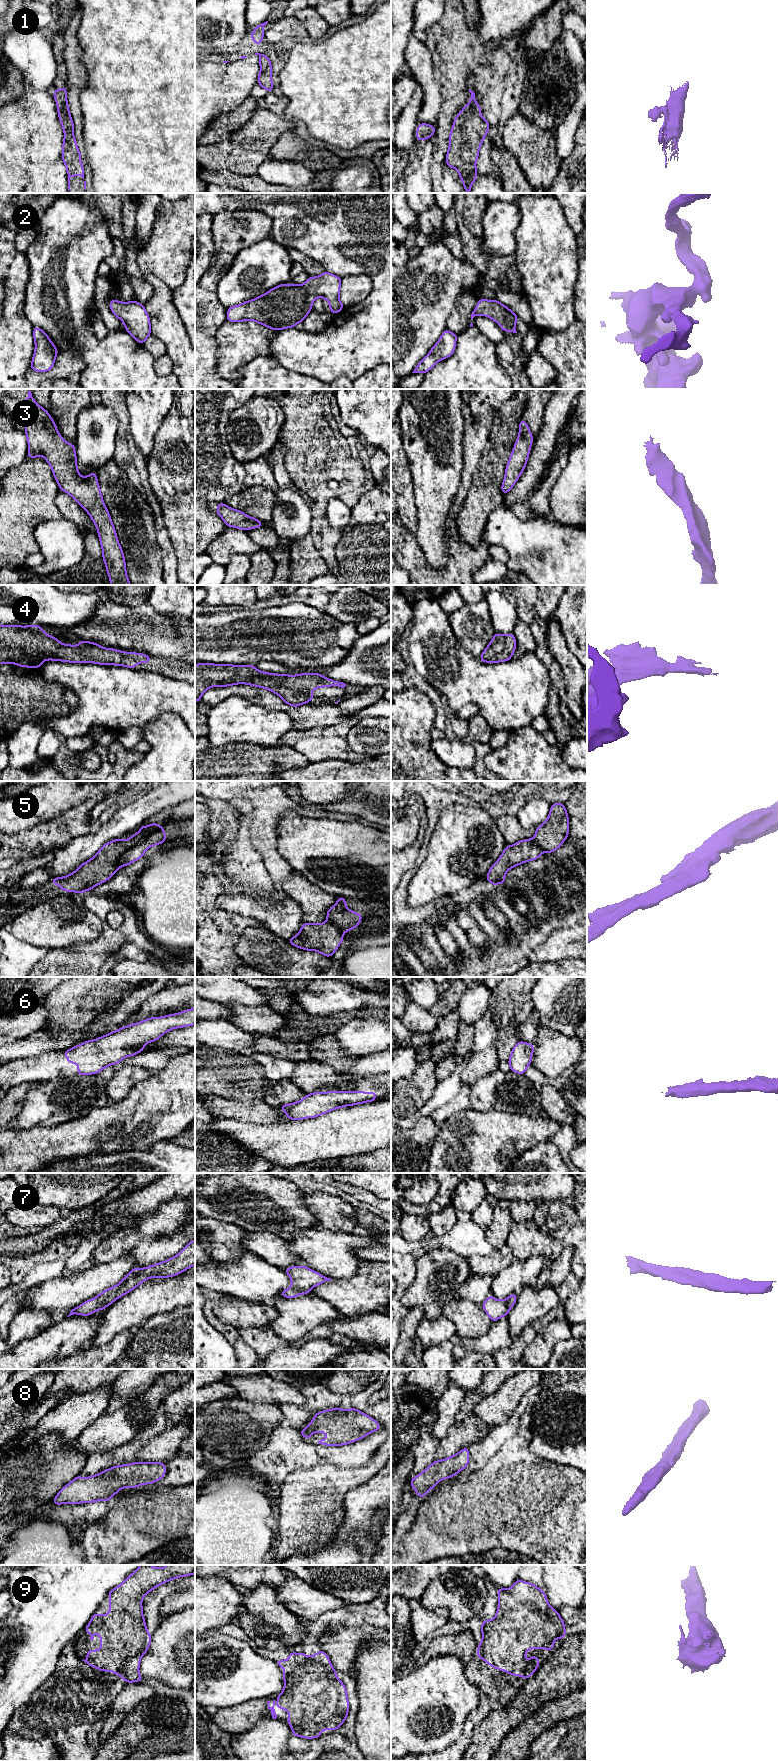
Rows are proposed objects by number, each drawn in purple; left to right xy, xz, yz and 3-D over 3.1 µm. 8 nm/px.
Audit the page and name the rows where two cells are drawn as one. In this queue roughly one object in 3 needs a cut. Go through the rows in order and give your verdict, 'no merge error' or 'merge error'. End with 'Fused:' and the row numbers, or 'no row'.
1: no merge error
2: no merge error
3: no merge error
4: no merge error
5: merge error
6: no merge error
7: no merge error
8: no merge error
9: no merge error
Fused: 5

